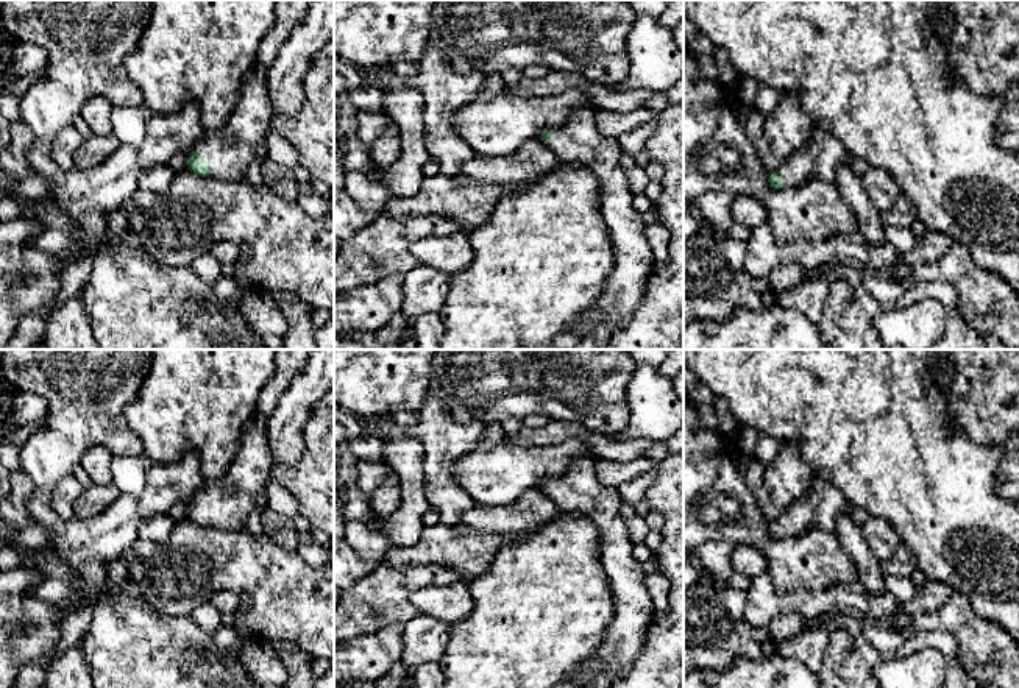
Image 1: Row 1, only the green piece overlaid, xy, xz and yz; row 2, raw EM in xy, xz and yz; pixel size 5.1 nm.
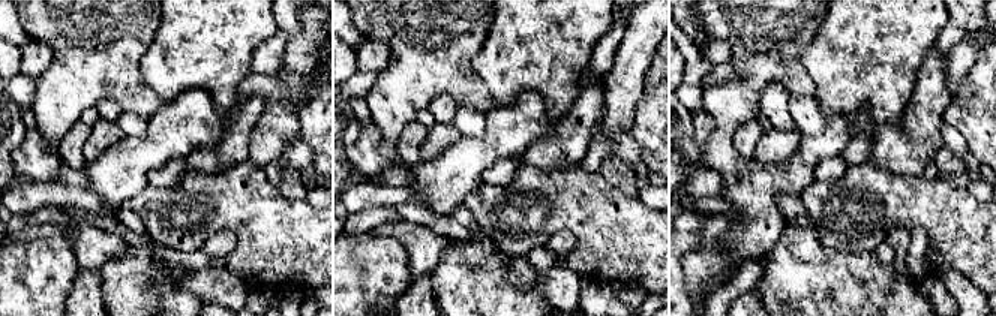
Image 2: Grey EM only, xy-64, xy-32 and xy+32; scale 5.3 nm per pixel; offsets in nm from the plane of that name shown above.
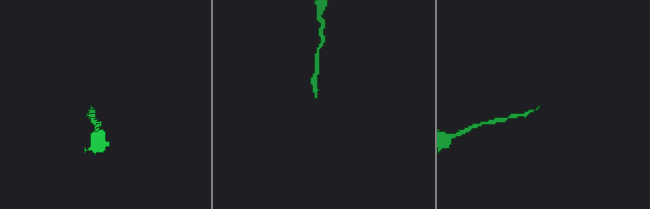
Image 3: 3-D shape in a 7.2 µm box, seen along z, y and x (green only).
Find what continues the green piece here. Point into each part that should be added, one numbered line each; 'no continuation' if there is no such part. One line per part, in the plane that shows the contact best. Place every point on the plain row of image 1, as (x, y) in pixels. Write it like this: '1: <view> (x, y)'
1: xy (230, 500)

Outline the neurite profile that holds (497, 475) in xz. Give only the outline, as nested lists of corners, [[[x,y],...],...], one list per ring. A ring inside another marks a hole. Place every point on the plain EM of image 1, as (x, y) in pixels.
[[[579,438],[554,446],[479,443],[456,462],[454,476],[478,504],[509,505],[524,490],[540,490],[545,481],[563,476],[577,457],[598,459],[595,451]]]

